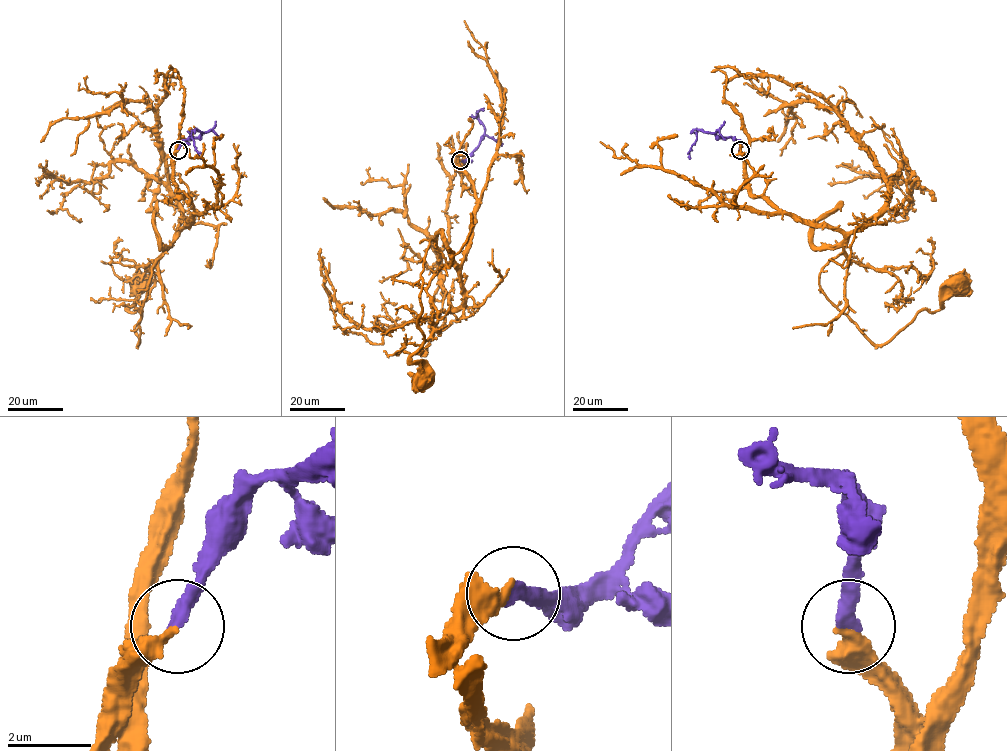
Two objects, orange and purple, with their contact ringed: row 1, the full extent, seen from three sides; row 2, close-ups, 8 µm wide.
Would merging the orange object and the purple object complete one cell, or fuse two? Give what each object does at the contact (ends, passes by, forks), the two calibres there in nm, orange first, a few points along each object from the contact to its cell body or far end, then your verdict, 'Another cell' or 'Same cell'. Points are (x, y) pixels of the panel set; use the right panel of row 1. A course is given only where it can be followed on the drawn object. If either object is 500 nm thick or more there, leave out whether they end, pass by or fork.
At the ring orange ends. At the ring purple ends. Thickness 400 nm (orange) against 340 nm. Course of orange: (739, 149), (752, 194), (843, 235), (820, 289), (874, 344), (921, 310), (938, 310), (959, 283). Course of purple: (740, 149), (738, 140), (697, 130), (689, 158). Same cell

